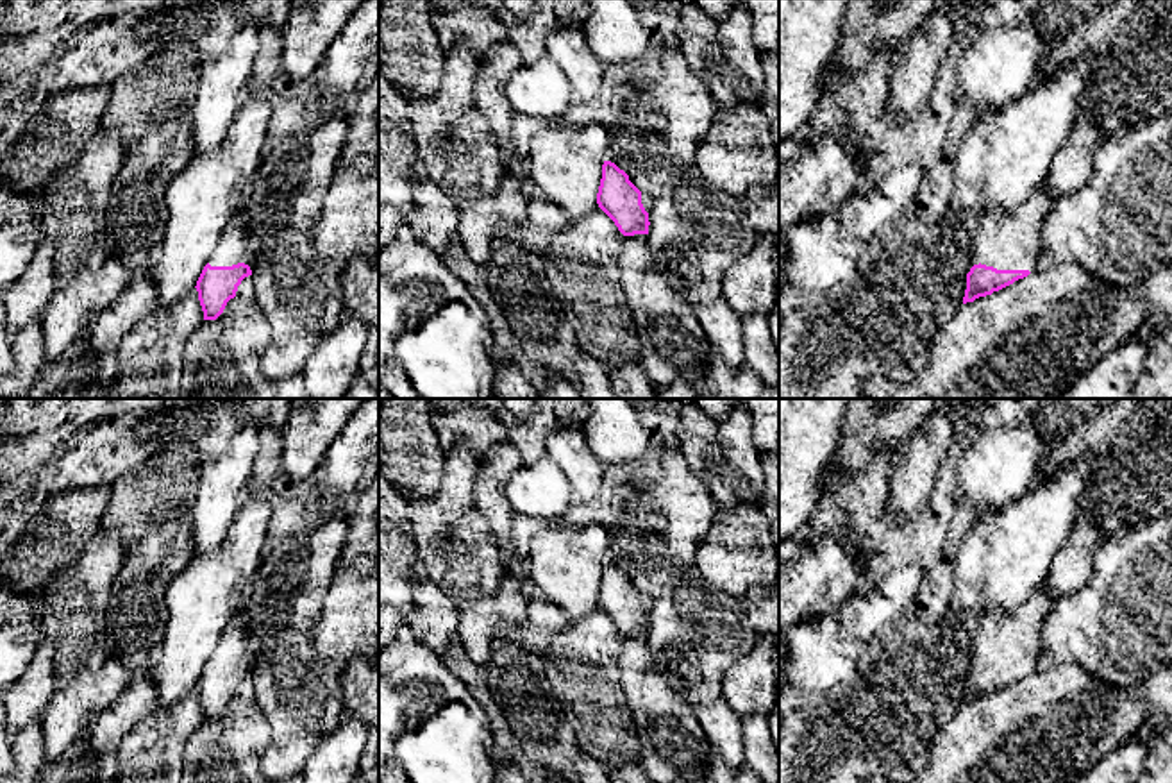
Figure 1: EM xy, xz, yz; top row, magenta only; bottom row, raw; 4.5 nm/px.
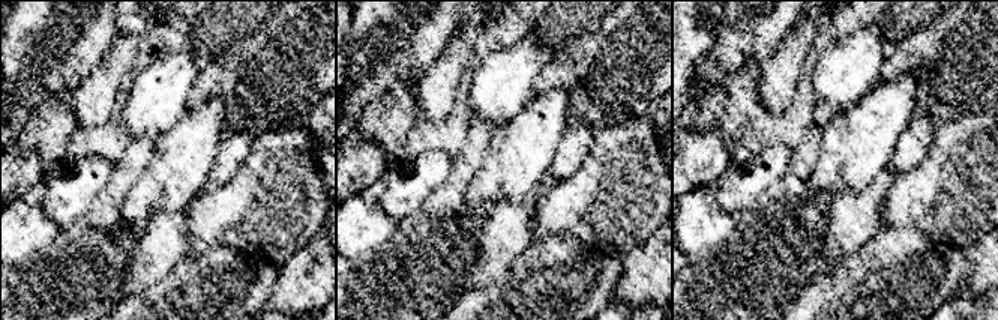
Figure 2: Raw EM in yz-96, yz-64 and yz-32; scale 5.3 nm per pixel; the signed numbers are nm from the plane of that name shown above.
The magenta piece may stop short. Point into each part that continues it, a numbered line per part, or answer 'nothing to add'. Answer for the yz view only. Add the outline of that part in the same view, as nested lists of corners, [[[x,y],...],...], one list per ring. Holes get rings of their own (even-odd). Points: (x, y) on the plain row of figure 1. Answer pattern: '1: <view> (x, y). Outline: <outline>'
1: yz (1003, 640). Outline: [[[1042,586],[1015,611],[992,610],[974,626],[972,644],[977,651],[974,665],[997,670],[1036,670],[1040,667],[1042,622],[1054,606],[1051,592]]]

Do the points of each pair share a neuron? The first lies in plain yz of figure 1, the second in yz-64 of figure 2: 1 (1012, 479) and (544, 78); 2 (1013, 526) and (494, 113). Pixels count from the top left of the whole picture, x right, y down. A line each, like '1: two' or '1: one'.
1: two
2: two

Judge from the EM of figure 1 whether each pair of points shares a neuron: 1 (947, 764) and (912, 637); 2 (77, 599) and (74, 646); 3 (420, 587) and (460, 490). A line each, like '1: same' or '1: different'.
1: different
2: same
3: different

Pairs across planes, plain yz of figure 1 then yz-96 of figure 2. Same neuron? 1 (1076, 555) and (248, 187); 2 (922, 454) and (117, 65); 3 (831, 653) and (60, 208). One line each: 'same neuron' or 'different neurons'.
1: different neurons
2: same neuron
3: different neurons

